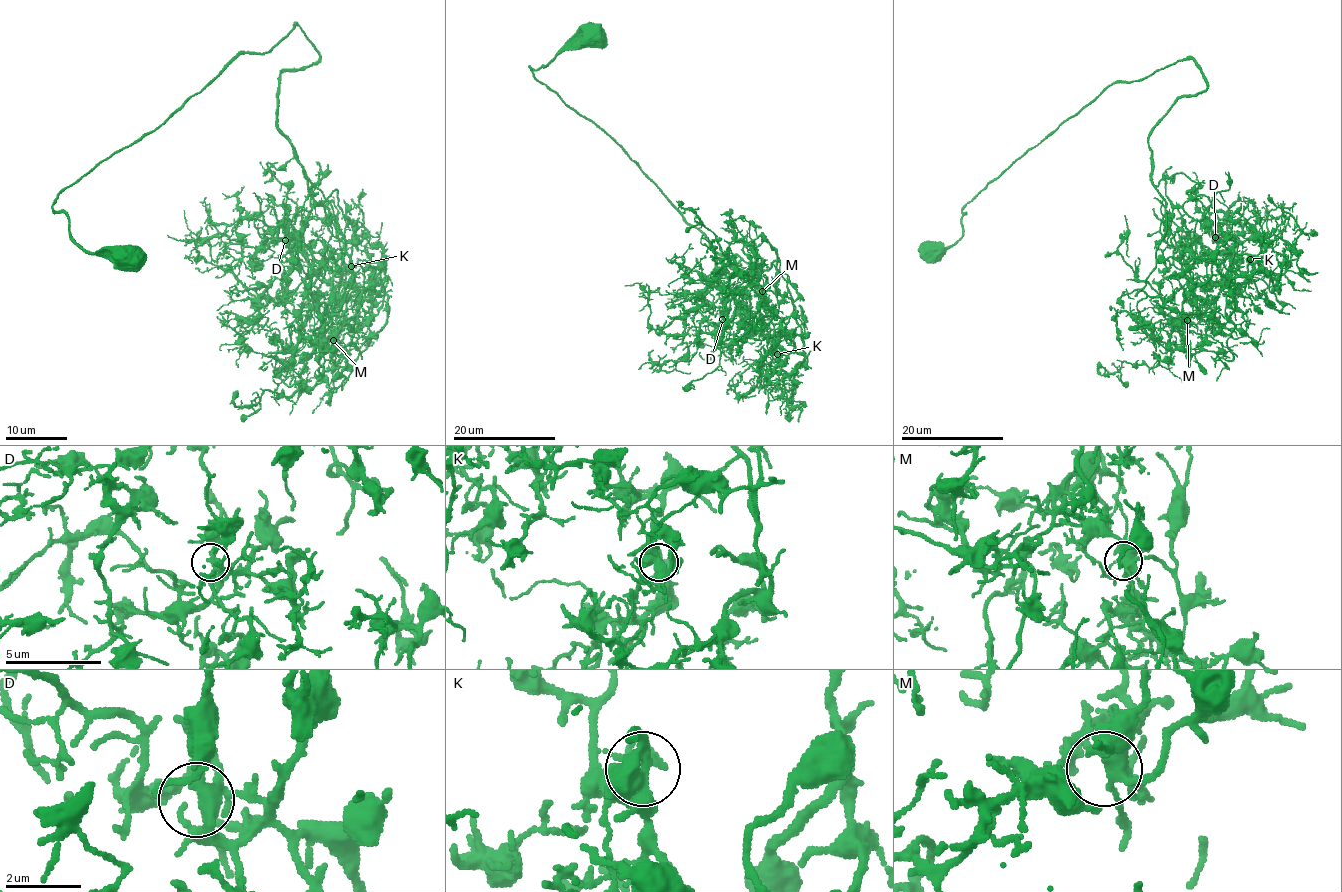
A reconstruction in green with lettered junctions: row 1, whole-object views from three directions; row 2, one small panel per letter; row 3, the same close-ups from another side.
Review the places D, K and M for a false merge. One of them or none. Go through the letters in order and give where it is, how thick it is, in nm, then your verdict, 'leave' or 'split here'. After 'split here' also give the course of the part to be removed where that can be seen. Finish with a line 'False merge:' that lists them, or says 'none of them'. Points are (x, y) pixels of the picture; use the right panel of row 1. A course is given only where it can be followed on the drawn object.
D: at (1215, 237); 320 nm thick; leave
K: at (1250, 259); 440 nm thick; leave
M: at (1187, 320); 420 nm thick; leave
False merge: none of them

